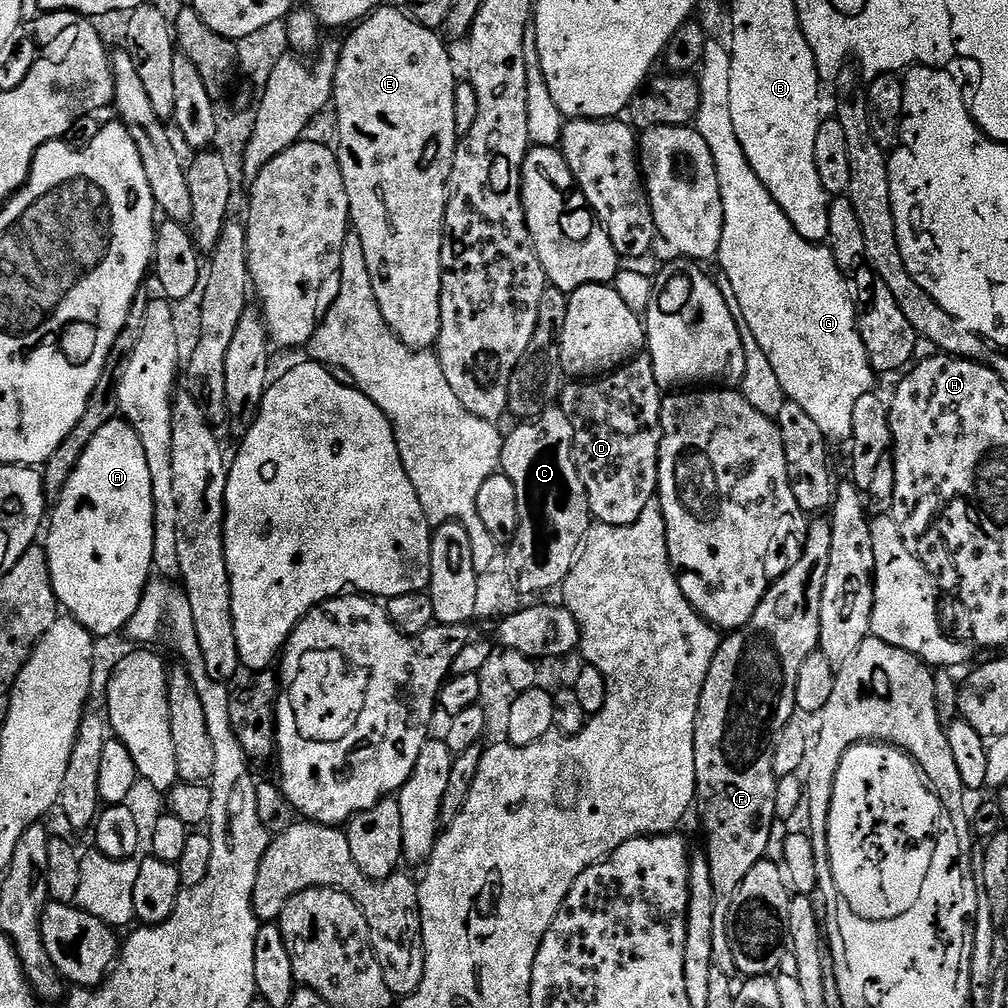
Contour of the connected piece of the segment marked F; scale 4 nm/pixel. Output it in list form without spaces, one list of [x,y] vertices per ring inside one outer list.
[[[816,518],[809,523],[804,539],[804,553],[768,587],[754,618],[747,626],[732,630],[721,639],[718,650],[710,662],[710,674],[702,690],[696,737],[694,738],[694,770],[696,771],[695,811],[700,811],[700,824],[704,827],[704,840],[708,843],[706,855],[710,862],[710,879],[714,882],[714,954],[712,963],[722,974],[737,975],[734,950],[730,950],[728,937],[728,911],[738,886],[746,874],[769,855],[768,843],[772,840],[772,823],[777,823],[775,792],[778,781],[774,772],[777,736],[797,715],[796,687],[798,669],[810,654],[820,646],[820,607],[822,586],[826,586],[826,570],[830,566],[830,538],[832,525],[827,519]]]

